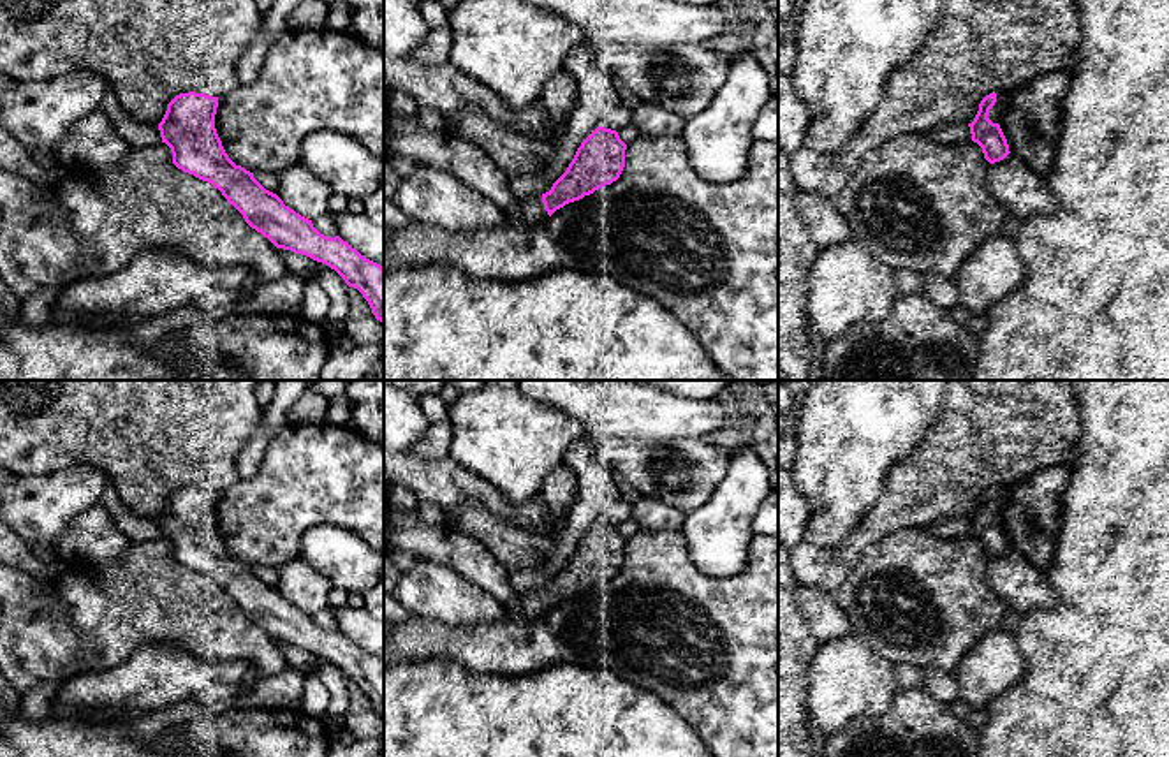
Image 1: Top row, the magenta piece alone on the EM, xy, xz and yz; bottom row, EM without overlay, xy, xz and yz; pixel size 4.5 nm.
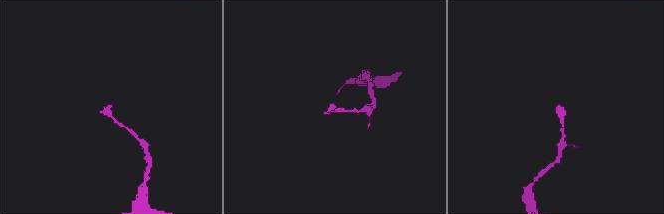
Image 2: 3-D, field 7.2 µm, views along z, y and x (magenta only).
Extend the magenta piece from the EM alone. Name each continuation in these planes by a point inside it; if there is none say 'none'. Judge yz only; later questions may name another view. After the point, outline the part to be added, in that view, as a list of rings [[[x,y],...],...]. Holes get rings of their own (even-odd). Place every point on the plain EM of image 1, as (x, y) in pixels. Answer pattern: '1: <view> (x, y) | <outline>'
1: yz (1002, 492) | [[[995,486],[995,488],[996,488],[996,496],[995,496],[995,500],[989,503],[988,512],[989,512],[993,518],[998,518],[1004,502],[1009,498],[1011,488],[1007,488],[1007,486]]]

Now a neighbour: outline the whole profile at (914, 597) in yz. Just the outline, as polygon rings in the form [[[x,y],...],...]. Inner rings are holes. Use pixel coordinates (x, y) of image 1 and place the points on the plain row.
[[[910,525],[870,544],[856,569],[833,592],[854,634],[891,662],[954,672],[1011,609],[988,581],[989,556],[974,537],[942,539],[930,526]]]

